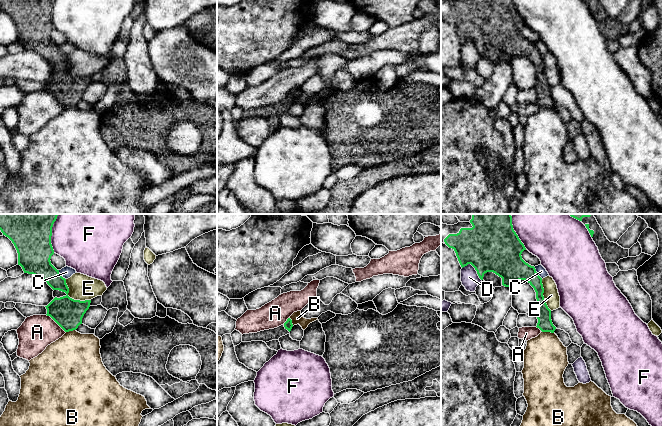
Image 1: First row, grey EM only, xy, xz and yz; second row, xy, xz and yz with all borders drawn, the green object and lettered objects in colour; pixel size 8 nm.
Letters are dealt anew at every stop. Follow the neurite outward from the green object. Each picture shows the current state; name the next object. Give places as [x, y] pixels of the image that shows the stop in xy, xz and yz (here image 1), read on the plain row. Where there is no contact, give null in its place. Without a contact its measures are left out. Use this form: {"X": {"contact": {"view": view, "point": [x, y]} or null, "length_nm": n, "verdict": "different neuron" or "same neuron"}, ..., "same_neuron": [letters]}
{"A": {"contact": {"view": "xy", "point": [56, 98]}, "length_nm": 220, "verdict": "different neuron"}, "B": {"contact": {"view": "yz", "point": [547, 107]}, "length_nm": 110, "verdict": "different neuron"}, "C": {"contact": {"view": "yz", "point": [537, 49]}, "length_nm": 120, "verdict": "different neuron"}, "D": {"contact": {"view": "yz", "point": [474, 43]}, "length_nm": 190, "verdict": "different neuron"}, "E": {"contact": {"view": "xy", "point": [71, 74]}, "length_nm": 260, "verdict": "different neuron"}, "F": {"contact": {"view": "xy", "point": [50, 14]}, "length_nm": 240, "verdict": "different neuron"}, "same_neuron": []}

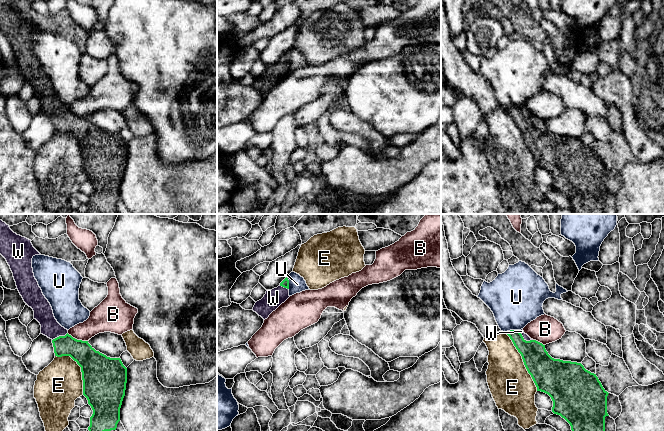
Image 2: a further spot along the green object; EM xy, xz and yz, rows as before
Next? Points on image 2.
{"B": {"contact": {"view": "xy", "point": [76, 115]}, "length_nm": 180, "verdict": "different neuron"}, "E": {"contact": {"view": "yz", "point": [523, 137]}, "length_nm": 550, "verdict": "different neuron"}, "U": {"contact": {"view": "yz", "point": [511, 106]}, "length_nm": 110, "verdict": "different neuron"}, "W": {"contact": {"view": "yz", "point": [523, 114]}, "length_nm": 150, "verdict": "same neuron"}, "same_neuron": ["W"]}

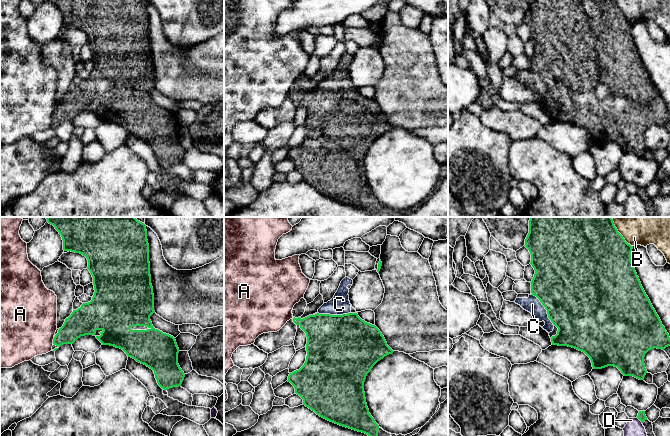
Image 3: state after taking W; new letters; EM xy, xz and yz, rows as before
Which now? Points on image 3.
{"A": {"contact": {"view": "xy", "point": [53, 116]}, "length_nm": 60, "verdict": "different neuron"}, "B": {"contact": {"view": "yz", "point": [622, 12]}, "length_nm": 240, "verdict": "different neuron"}, "C": {"contact": {"view": "yz", "point": [545, 84]}, "length_nm": 300, "verdict": "same neuron"}, "D": {"contact": {"view": "yz", "point": [639, 195]}, "length_nm": 60, "verdict": "different neuron"}, "same_neuron": ["C"]}

